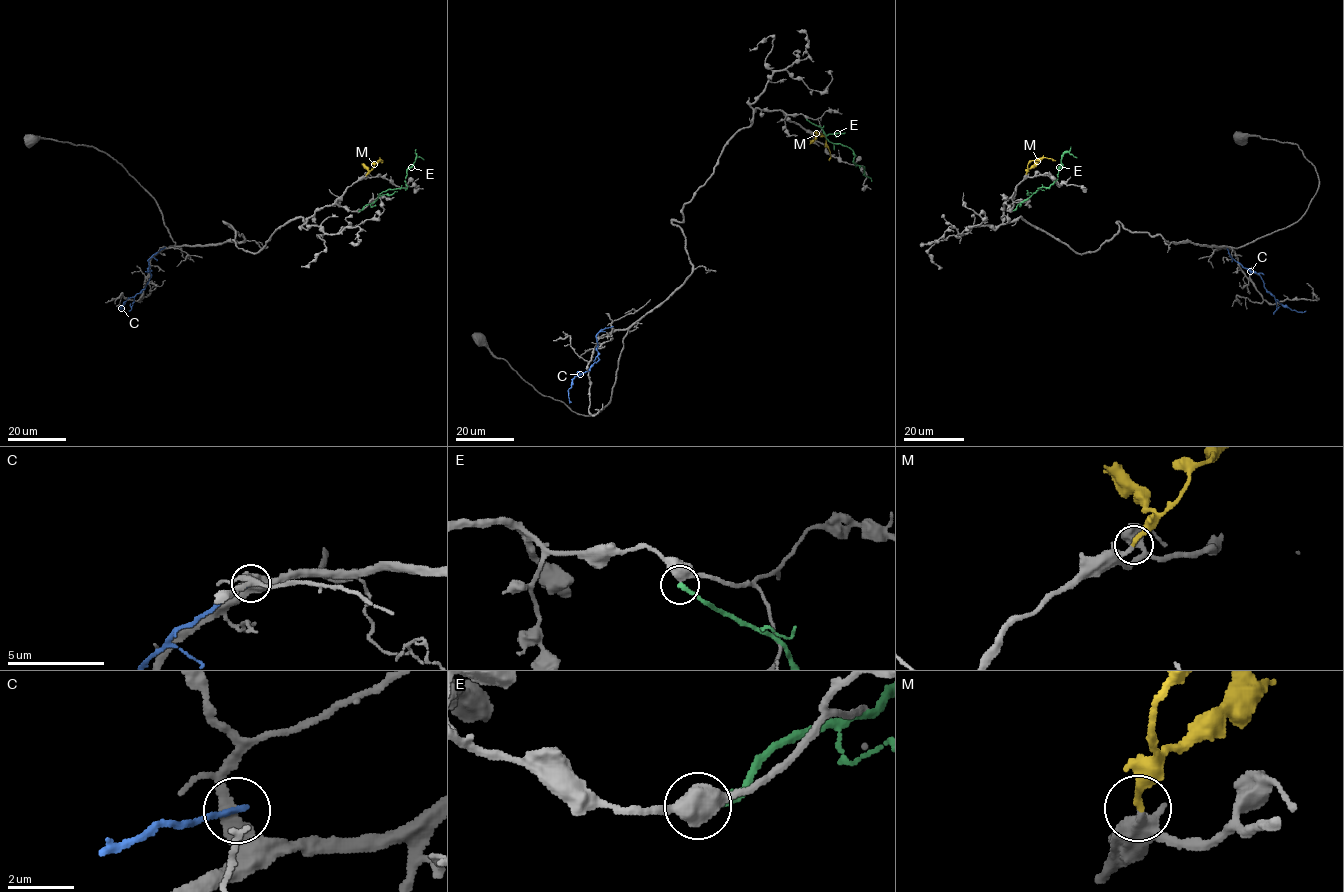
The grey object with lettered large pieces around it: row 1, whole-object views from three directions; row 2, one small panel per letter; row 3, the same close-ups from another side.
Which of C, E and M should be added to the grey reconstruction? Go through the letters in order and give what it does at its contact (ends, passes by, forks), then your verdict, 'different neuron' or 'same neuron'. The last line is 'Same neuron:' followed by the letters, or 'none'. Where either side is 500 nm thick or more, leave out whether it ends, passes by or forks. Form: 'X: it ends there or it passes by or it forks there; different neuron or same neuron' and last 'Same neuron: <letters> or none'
C: it ends there; different neuron
E: it ends there; different neuron
M: it ends there; same neuron
Same neuron: M

